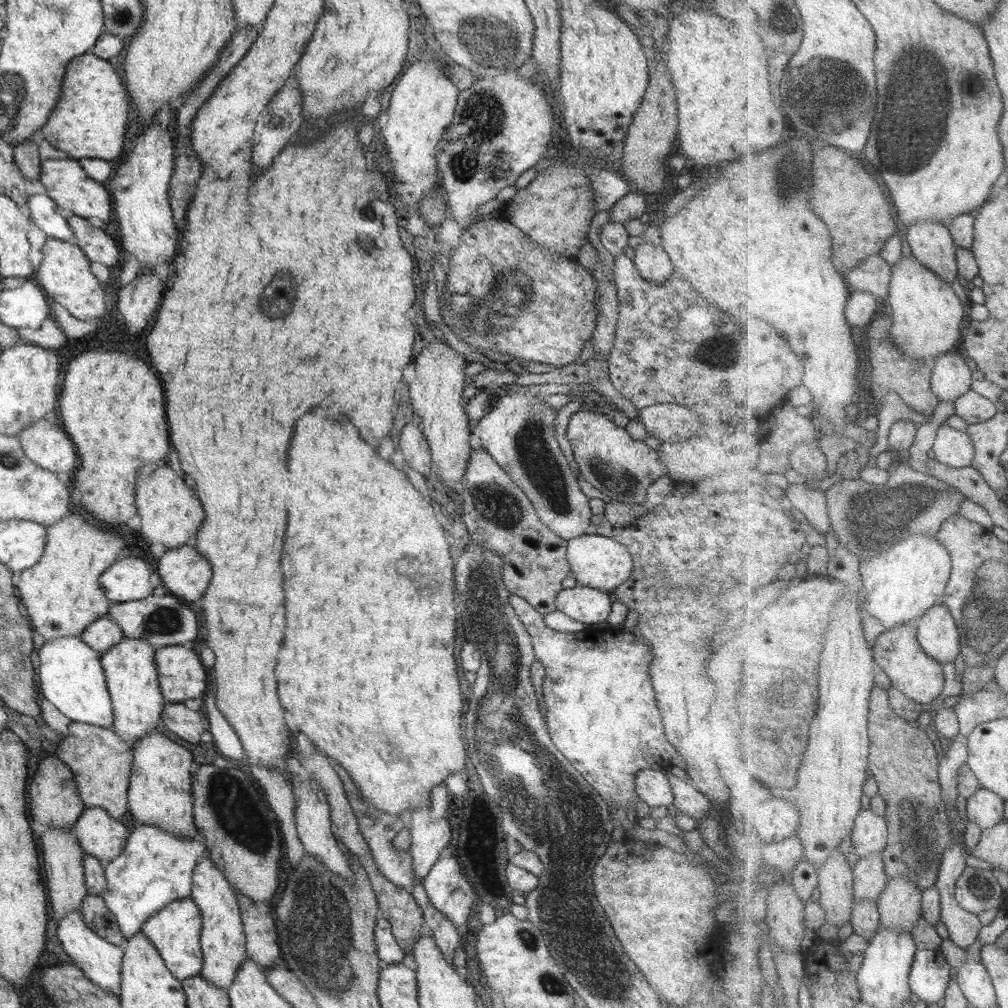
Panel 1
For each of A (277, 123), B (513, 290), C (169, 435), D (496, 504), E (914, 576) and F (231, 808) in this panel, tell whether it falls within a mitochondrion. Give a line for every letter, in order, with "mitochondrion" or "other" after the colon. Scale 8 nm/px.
A: other
B: mitochondrion
C: other
D: mitochondrion
E: other
F: mitochondrion

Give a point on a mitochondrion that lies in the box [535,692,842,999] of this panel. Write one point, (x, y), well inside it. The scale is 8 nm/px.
(593, 970)

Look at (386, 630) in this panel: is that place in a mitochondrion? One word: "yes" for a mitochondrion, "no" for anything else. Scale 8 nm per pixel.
no

